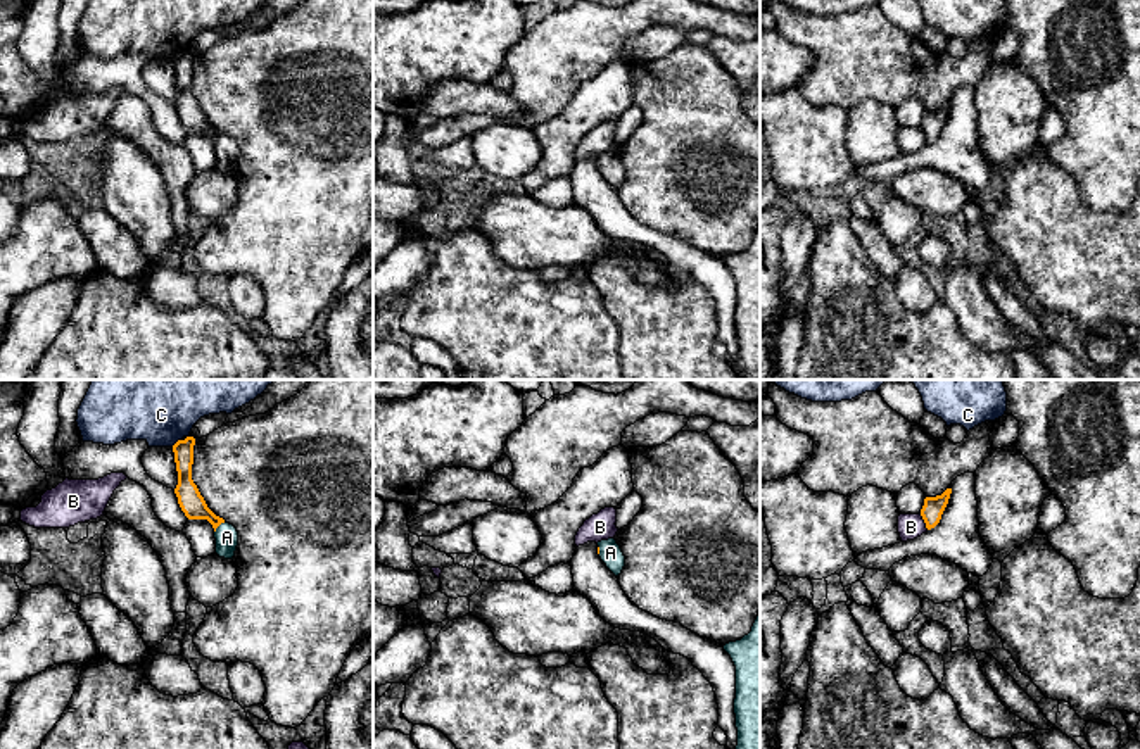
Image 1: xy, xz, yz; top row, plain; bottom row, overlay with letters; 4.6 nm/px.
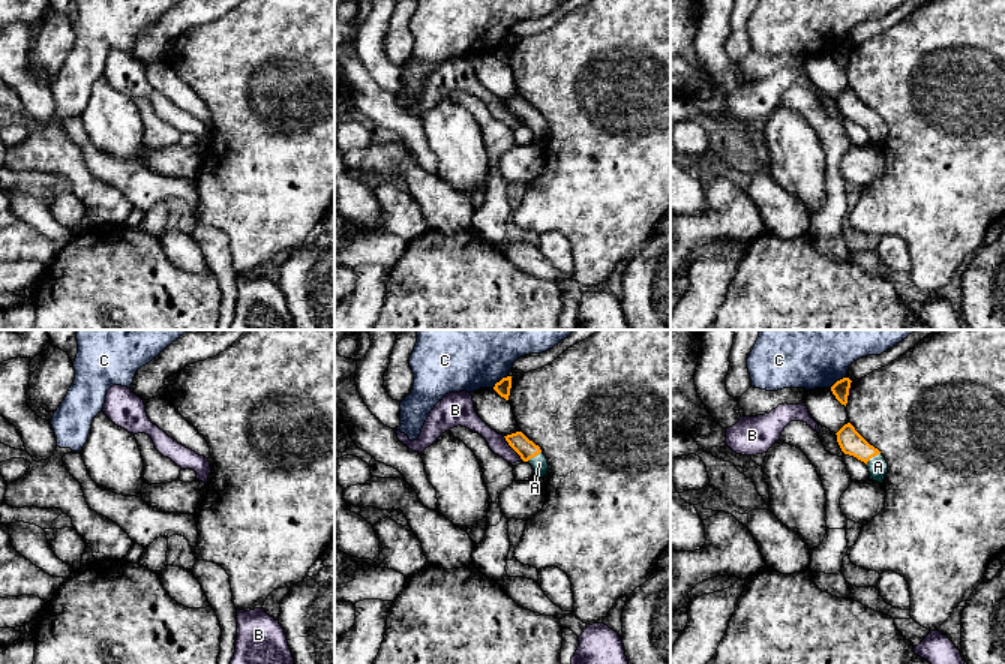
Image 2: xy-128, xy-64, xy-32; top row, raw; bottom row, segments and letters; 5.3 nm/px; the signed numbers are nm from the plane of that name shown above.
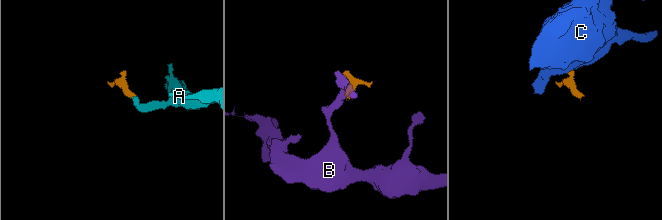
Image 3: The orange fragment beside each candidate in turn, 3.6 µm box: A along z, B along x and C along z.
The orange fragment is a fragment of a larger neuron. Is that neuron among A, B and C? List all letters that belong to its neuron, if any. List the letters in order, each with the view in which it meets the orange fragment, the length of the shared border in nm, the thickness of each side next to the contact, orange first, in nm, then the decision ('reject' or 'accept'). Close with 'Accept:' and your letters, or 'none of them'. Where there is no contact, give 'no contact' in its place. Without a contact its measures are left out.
A: contact in xy; length 80 nm; calibres 120 and 110 nm; accept
B: contact in yz; length 90 nm; calibres 100 and 120 nm; reject
C: contact in xy; length 60 nm; calibres 110 and 280 nm; reject
Accept: A

